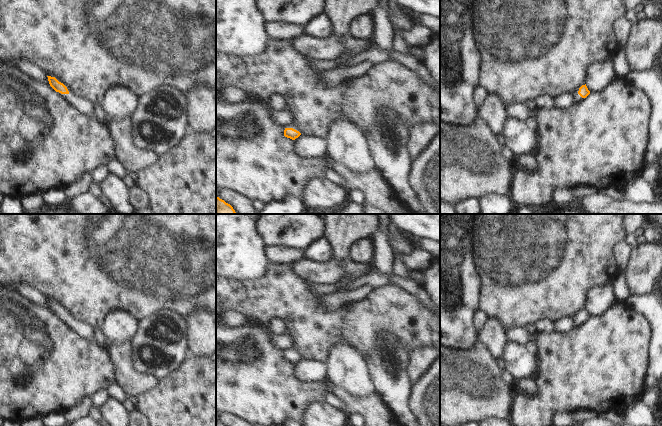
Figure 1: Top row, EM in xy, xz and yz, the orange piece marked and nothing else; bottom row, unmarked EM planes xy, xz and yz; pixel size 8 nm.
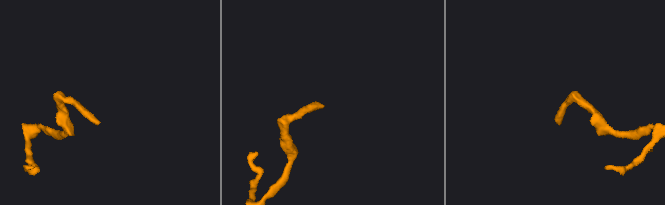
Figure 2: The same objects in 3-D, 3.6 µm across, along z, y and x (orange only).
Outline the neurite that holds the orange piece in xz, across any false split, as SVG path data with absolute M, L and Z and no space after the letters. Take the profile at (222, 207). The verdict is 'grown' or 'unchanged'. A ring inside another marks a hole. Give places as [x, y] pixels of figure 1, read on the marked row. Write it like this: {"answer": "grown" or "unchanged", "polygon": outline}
{"answer": "unchanged", "polygon": "M216 197L216 214L237 214L233 207L224 200Z"}

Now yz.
{"answer": "grown", "polygon": "M586 84L582 85L579 88L579 91L574 95L574 104L581 103L583 98L586 98L590 94L590 91L588 90Z"}

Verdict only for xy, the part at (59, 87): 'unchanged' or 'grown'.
grown

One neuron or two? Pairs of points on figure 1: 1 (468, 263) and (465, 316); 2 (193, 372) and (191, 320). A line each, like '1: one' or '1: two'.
1: one
2: two

